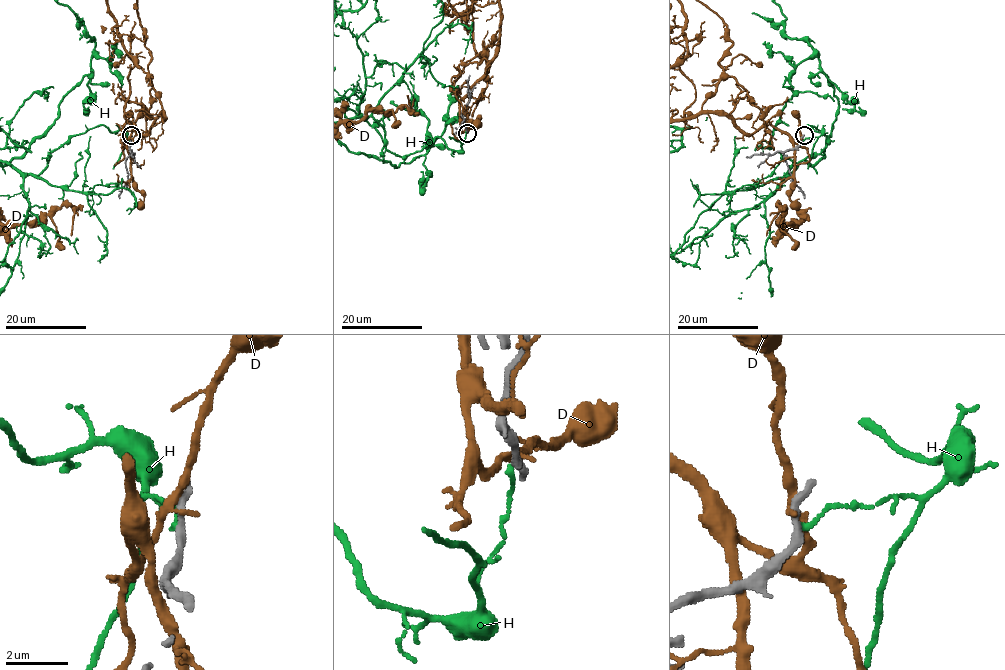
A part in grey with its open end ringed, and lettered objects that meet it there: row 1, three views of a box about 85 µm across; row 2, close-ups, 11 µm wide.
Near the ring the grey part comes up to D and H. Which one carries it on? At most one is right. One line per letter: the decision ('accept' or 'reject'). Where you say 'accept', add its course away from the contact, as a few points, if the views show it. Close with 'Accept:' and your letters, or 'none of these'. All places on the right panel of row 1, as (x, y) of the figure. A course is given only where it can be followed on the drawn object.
D: reject
H: reject
Accept: none of these

